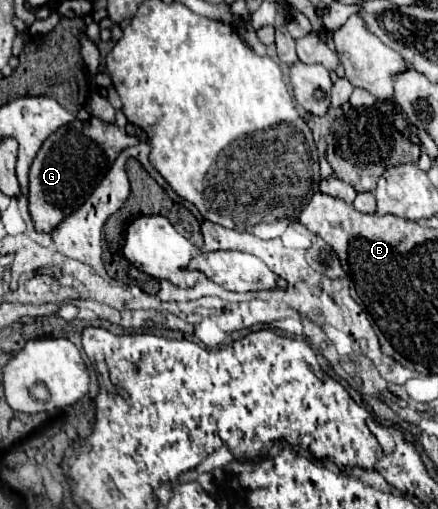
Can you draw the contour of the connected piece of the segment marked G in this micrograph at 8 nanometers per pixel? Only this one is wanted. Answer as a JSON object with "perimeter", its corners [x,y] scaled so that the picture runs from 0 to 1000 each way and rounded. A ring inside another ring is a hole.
{"perimeter":[[[208,230],[194,242],[167,238],[107,269],[66,336],[66,415],[80,450],[116,458],[121,446],[176,407],[176,399],[189,399],[203,387],[203,375],[221,367],[267,305],[313,281],[308,269],[276,257],[263,242],[240,242],[221,230]]]}

